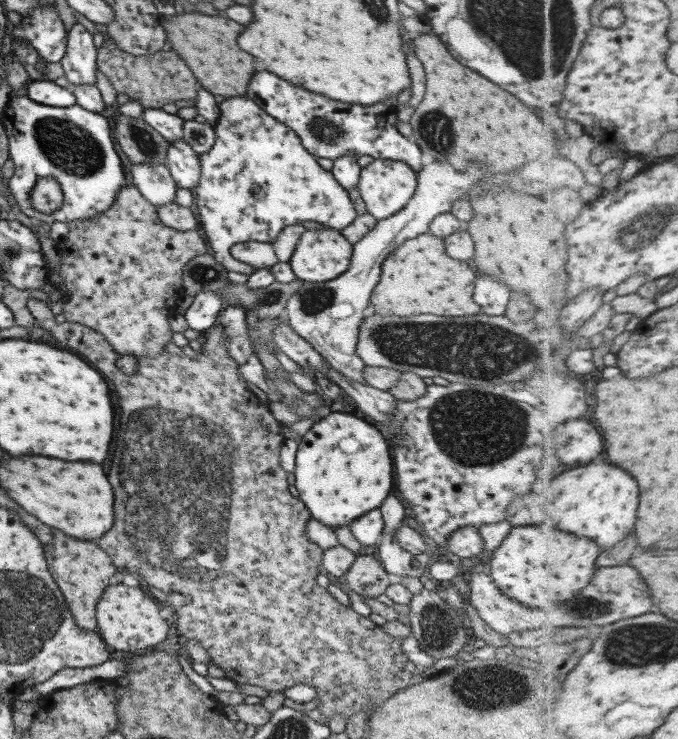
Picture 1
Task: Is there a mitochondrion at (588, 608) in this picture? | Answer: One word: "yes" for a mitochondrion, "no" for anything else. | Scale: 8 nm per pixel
yes

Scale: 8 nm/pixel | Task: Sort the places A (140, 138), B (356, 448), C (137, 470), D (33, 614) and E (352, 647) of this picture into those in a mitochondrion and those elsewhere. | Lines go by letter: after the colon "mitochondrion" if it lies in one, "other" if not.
A: mitochondrion
B: other
C: mitochondrion
D: mitochondrion
E: other

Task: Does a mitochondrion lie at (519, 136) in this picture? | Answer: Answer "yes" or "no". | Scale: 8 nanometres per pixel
no

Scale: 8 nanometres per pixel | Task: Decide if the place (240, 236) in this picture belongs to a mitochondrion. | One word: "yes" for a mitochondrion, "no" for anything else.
no

